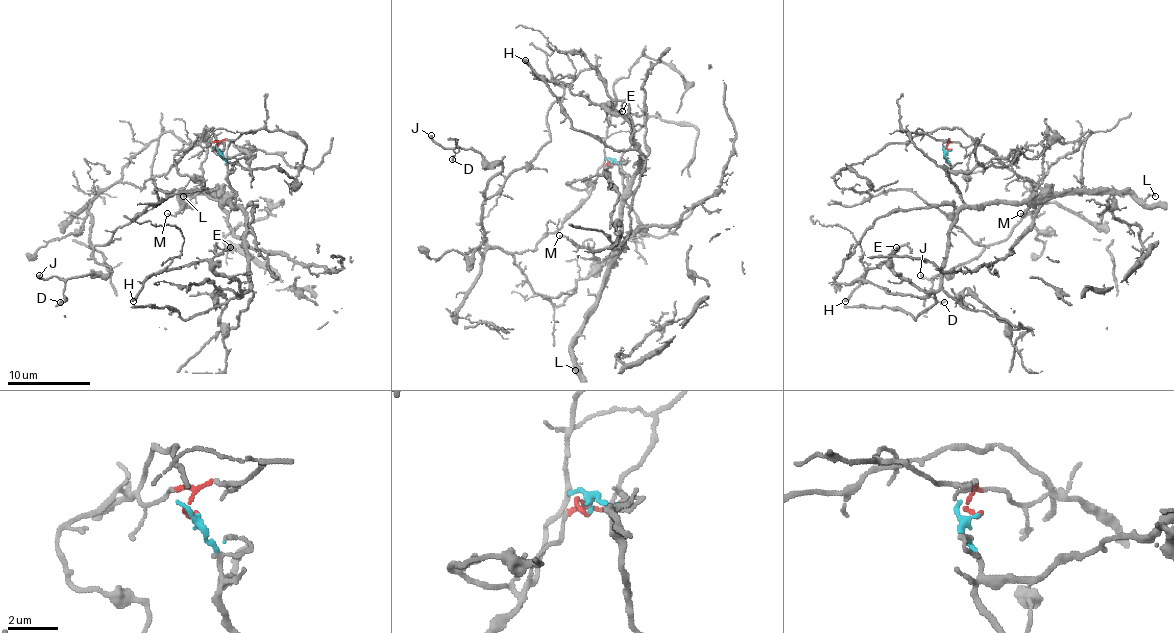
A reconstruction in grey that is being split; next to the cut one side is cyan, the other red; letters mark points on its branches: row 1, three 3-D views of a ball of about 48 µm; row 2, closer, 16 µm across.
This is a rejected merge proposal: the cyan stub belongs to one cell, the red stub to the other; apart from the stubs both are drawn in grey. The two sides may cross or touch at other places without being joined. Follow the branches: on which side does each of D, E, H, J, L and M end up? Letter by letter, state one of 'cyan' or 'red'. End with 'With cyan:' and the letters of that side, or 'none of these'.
D: red
E: cyan
H: cyan
J: red
L: cyan
M: cyan
With cyan: E, H, L, M

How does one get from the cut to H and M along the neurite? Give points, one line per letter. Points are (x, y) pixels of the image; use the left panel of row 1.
H: (220, 149), (245, 214), (249, 289), (243, 291), (205, 260), (155, 272), (132, 301)
M: (220, 149), (220, 155), (228, 168), (234, 205), (222, 203), (197, 191), (168, 214)

